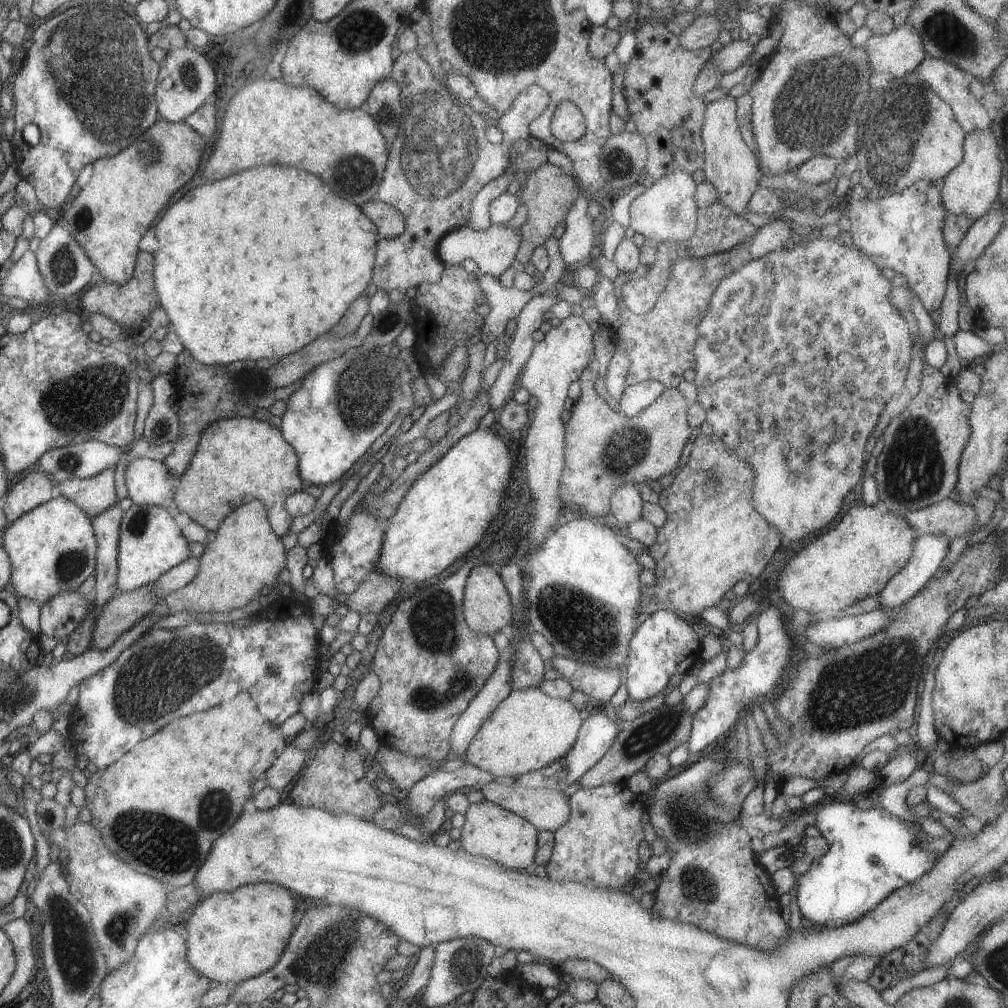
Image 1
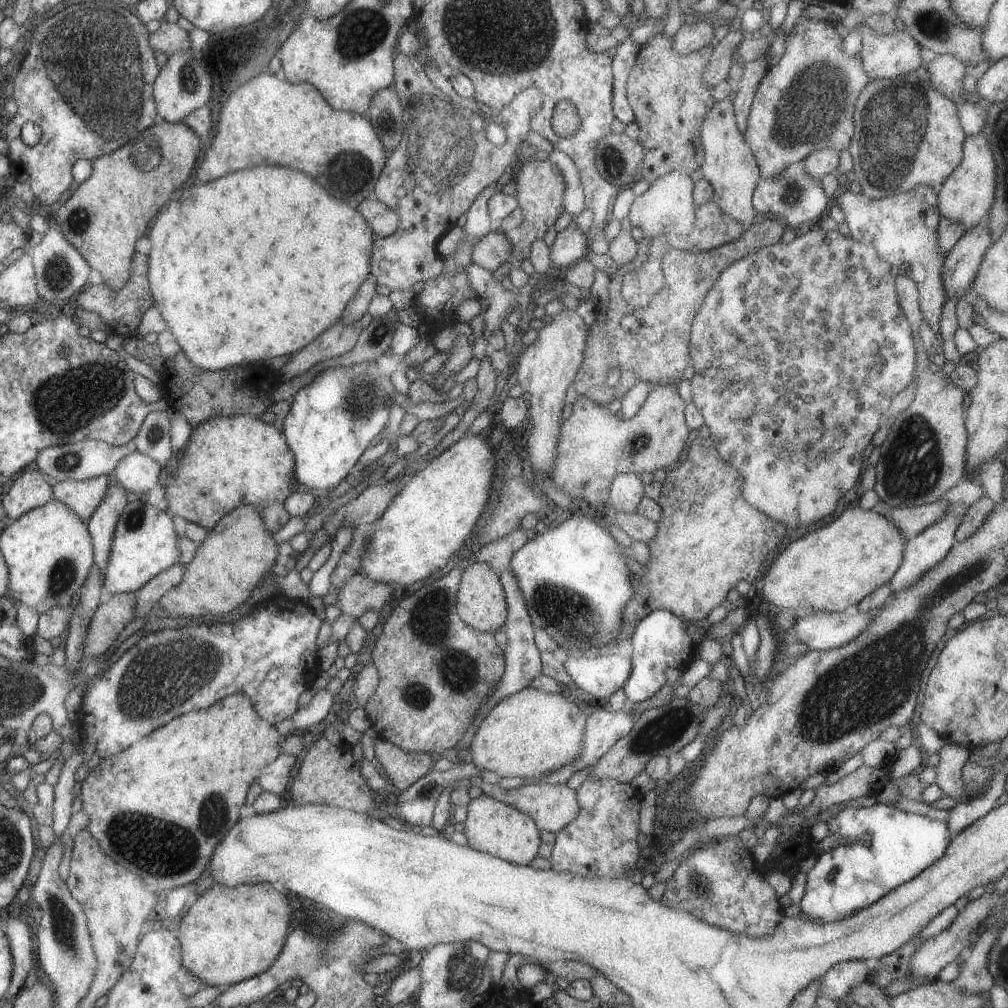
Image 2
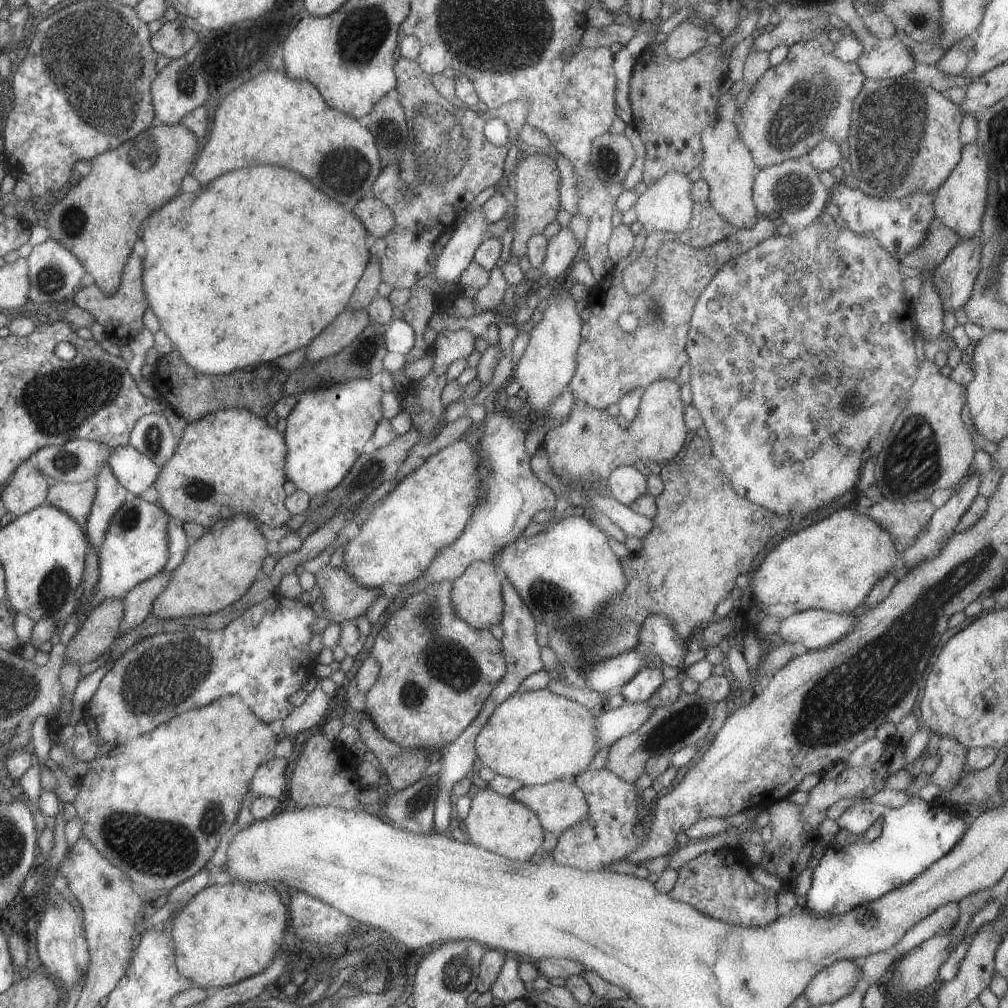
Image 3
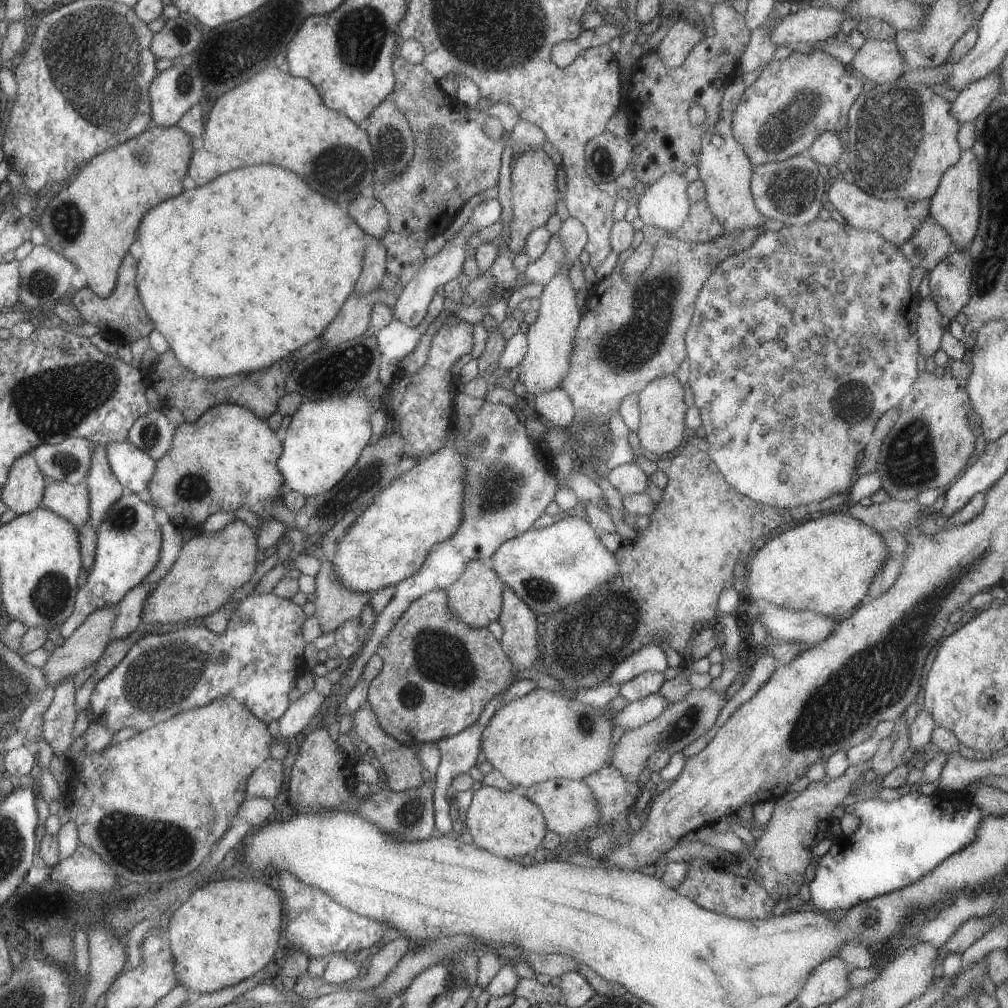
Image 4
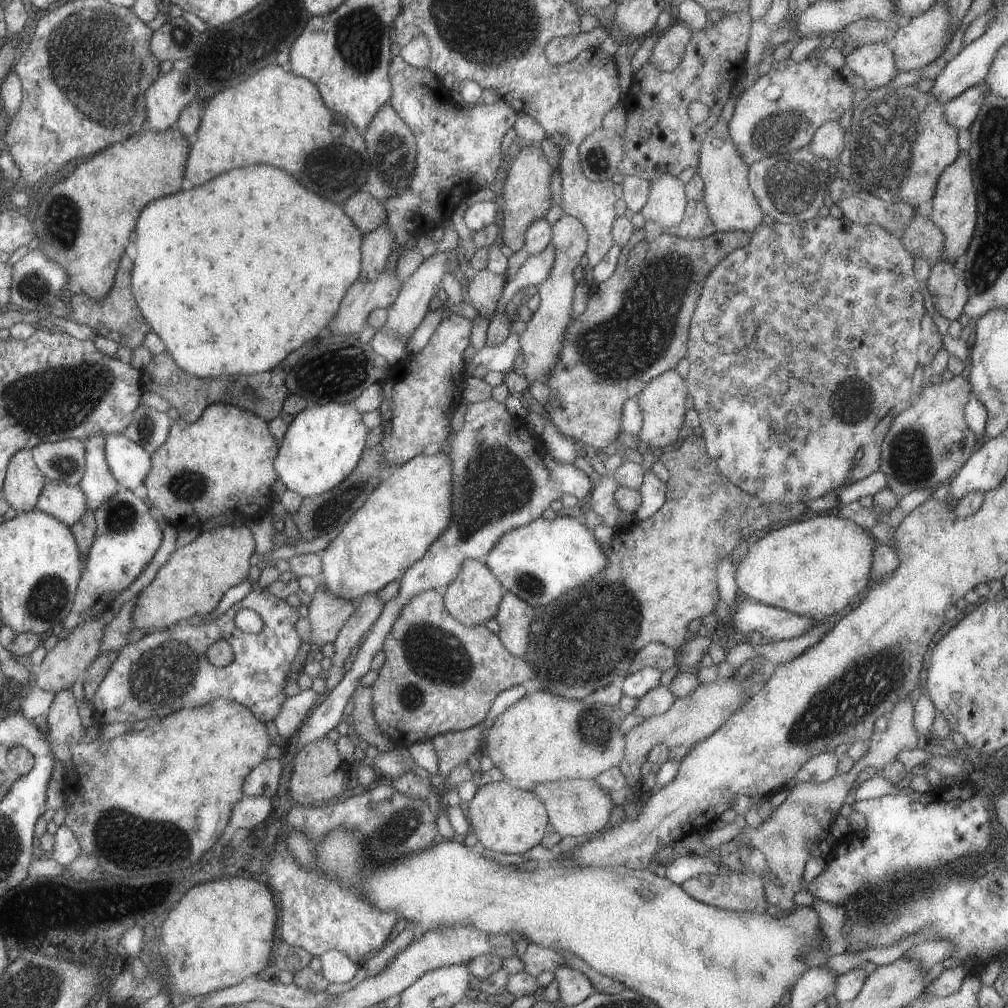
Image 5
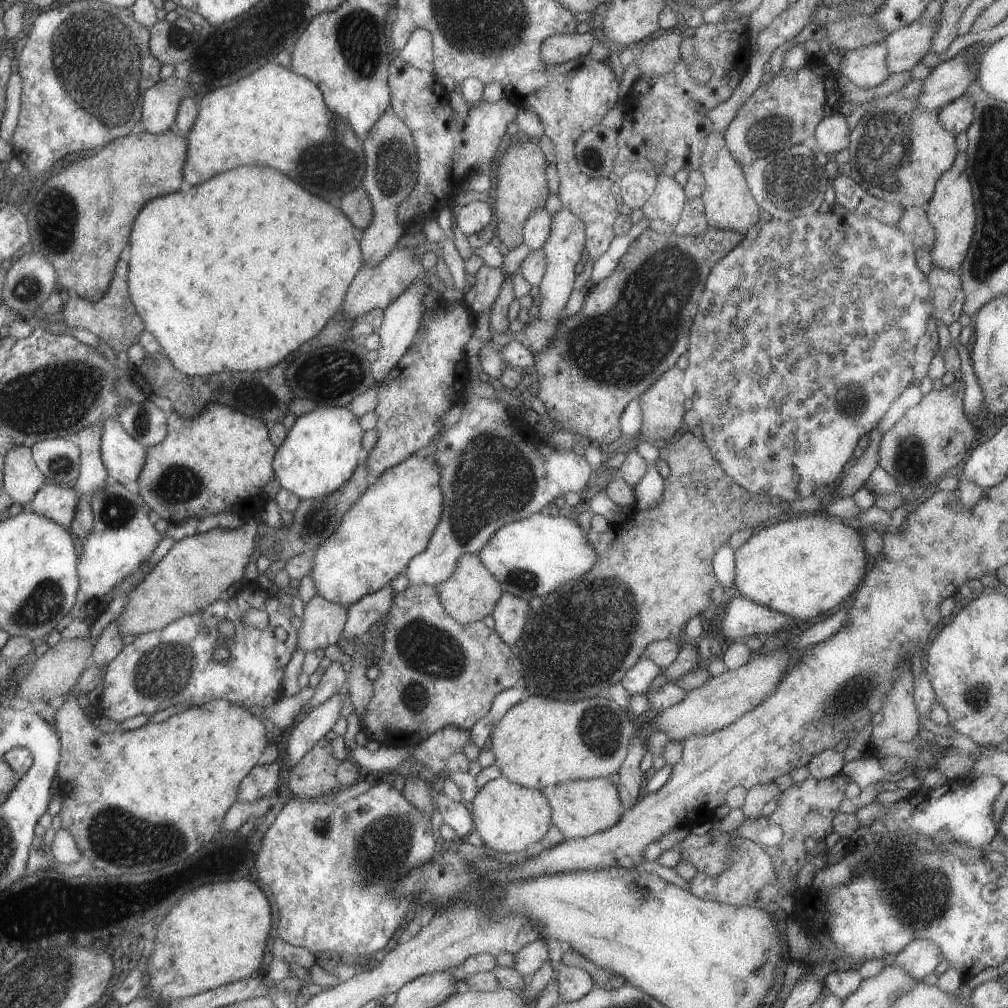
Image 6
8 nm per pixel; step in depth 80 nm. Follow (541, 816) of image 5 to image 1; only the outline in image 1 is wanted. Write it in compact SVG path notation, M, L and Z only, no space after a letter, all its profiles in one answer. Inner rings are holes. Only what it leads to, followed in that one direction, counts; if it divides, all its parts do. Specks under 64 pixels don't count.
M482 800L468 805L459 842L467 854L488 858L502 867L514 871L530 869L536 851L537 829L519 815L513 814L492 802Z

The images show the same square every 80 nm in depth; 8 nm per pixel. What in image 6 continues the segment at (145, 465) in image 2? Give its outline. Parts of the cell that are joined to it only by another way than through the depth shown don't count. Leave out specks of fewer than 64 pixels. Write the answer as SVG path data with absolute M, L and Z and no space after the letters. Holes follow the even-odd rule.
M114 417L102 424L100 457L109 477L119 484L135 482L144 462L146 448L127 434Z

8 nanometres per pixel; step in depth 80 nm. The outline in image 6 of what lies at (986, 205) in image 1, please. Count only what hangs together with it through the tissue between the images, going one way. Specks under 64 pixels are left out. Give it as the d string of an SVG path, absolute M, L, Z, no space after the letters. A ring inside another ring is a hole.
M958 152L953 161L953 166L945 170L934 184L933 194L927 202L927 220L933 228L933 246L929 249L933 267L959 273L973 238L975 209L971 187L965 172L965 153Z

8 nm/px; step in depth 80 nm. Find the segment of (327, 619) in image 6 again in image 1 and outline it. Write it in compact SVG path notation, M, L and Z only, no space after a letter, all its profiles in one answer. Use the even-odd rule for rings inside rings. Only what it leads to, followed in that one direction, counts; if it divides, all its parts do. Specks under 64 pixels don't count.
M375 569L366 576L365 581L347 595L345 604L351 611L357 611L360 615L368 612L377 614L404 585L401 579L388 577Z

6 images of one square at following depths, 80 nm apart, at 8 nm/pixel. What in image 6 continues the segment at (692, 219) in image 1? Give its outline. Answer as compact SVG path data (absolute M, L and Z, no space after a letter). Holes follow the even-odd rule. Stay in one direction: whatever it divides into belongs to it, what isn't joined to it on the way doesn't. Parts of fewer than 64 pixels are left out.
M658 174L651 196L640 208L642 216L649 221L661 219L667 226L674 225L681 216L686 199L683 187L673 177Z

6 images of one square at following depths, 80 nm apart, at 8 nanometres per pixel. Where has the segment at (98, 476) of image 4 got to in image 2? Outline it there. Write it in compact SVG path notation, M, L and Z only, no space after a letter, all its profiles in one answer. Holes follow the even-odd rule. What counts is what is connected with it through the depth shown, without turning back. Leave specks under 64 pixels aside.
M110 478L106 496L86 522L92 540L94 565L100 570L102 578L110 557L115 525L127 502L125 495L123 488L115 486Z

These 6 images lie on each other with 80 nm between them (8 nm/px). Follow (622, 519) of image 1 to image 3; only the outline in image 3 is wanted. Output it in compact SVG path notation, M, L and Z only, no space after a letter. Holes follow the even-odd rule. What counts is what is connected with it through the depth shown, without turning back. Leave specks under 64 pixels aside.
M633 466L617 467L609 473L605 491L627 507L638 496L646 494L646 480Z

